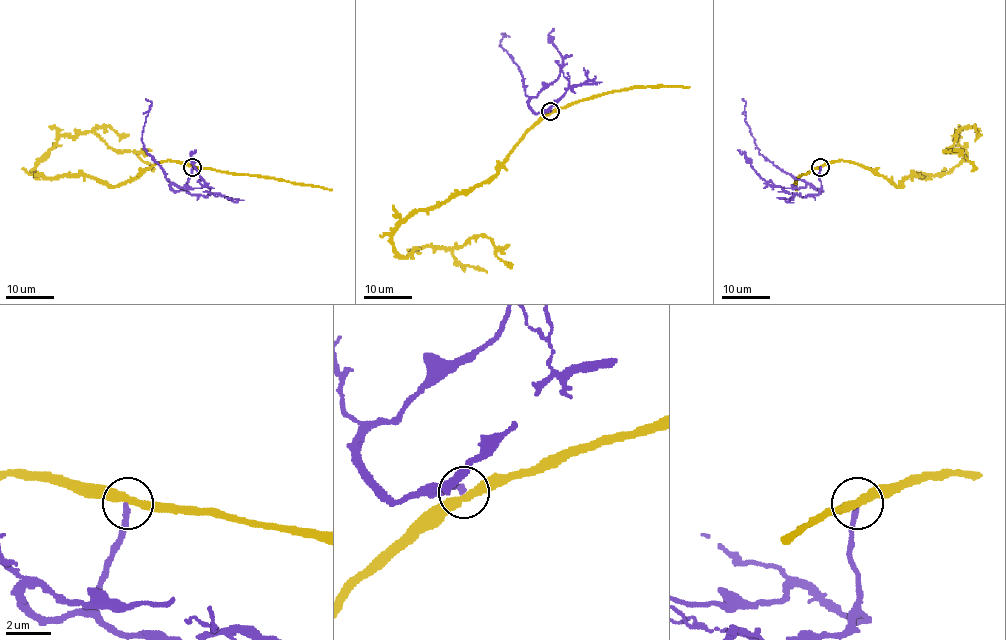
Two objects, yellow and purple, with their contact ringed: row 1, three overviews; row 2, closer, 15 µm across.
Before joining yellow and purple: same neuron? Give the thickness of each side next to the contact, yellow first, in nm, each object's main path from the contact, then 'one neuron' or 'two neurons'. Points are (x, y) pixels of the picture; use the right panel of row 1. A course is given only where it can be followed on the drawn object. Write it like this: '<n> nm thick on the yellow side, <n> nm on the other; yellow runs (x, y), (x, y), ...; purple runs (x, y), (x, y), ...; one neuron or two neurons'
360 nm thick on the yellow side, 240 nm on the other; yellow runs (821, 166), (851, 160), (897, 185), (929, 178), (965, 156), (957, 132), (945, 151), (963, 154), (972, 171); purple runs (821, 166), (822, 190), (818, 190), (803, 179), (794, 179), (759, 152), (744, 120), (745, 103), (742, 98); two neurons

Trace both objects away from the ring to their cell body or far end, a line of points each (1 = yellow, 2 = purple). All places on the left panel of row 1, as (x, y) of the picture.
1: (192, 166), (162, 160), (111, 185), (82, 175), (46, 178), (34, 165), (61, 136), (94, 132), (154, 171)
2: (192, 166), (187, 184), (174, 190), (142, 141), (151, 103), (145, 98)

